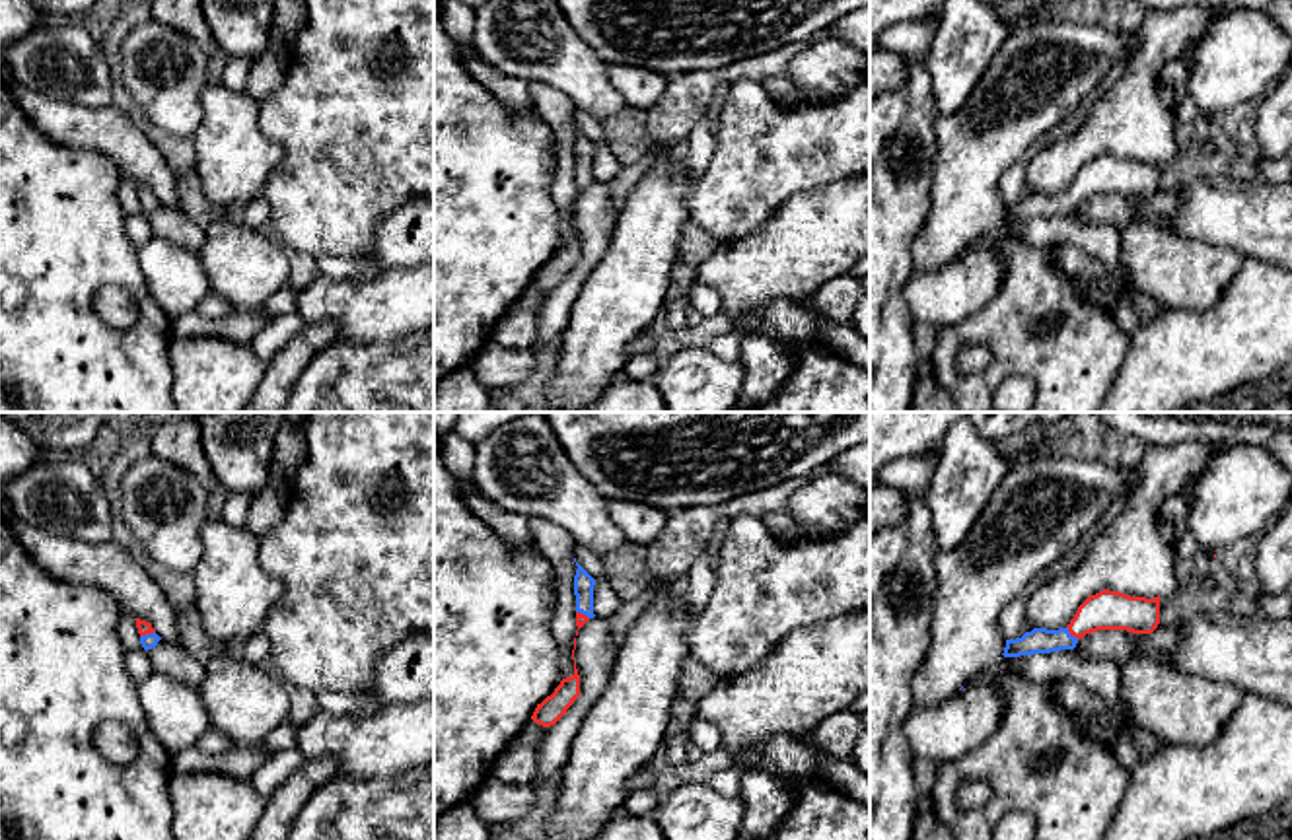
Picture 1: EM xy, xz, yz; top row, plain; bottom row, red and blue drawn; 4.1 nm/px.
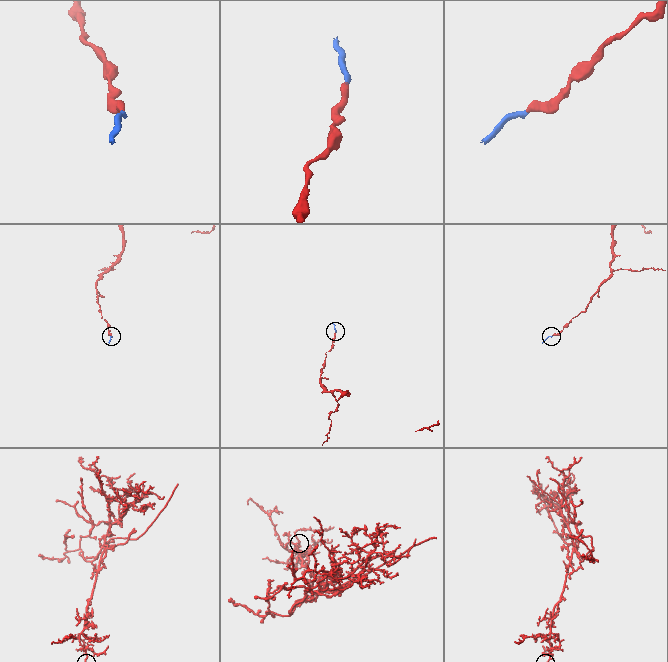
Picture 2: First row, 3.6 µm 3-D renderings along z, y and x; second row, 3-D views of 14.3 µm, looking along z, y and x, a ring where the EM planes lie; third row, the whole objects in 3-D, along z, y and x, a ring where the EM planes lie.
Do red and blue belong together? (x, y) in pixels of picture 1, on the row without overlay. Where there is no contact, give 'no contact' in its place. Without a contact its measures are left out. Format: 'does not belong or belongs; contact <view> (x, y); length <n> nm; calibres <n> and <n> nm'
belongs; contact yz (1073, 199); length 80 nm; calibres 160 and 110 nm

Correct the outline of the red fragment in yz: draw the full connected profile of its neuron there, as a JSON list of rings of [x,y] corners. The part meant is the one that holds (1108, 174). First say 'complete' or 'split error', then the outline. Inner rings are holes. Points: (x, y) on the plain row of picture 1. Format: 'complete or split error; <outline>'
split error; [[[1103,154],[1090,159],[1066,192],[1033,192],[1022,202],[1006,204],[1004,222],[1074,214],[1078,204],[1097,194],[1127,194],[1152,198],[1160,189],[1160,159],[1154,163],[1130,161]]]

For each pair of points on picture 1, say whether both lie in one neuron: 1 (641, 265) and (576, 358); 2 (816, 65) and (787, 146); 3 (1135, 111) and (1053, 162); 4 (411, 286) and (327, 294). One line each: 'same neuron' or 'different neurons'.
1: same neuron
2: different neurons
3: same neuron
4: same neuron

